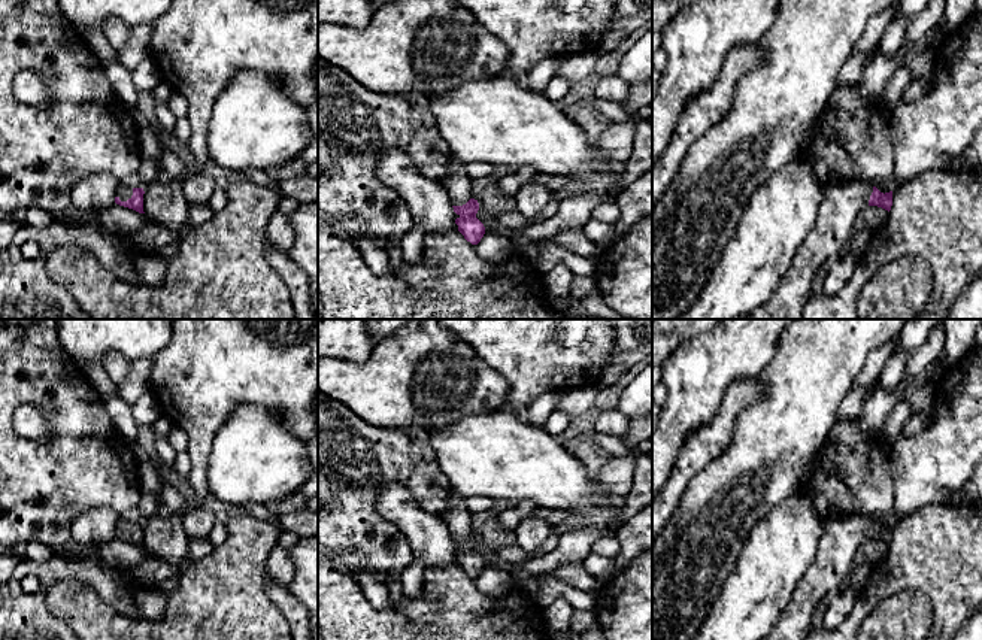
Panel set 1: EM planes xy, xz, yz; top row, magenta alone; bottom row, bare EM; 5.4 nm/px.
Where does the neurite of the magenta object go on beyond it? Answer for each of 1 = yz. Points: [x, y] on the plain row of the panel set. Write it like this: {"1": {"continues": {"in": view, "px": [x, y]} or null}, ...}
{"1": {"continues": {"in": "yz", "px": [843, 536]}}}

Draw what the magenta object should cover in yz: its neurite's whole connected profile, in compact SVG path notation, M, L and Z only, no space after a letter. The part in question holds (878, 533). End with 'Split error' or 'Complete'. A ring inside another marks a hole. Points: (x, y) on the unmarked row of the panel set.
M845 515L825 524L818 555L763 640L806 640L816 606L836 592L851 574L852 559L864 540L891 545L892 525L881 527L867 515Z. Split error

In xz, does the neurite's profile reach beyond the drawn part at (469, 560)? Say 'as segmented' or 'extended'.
extended

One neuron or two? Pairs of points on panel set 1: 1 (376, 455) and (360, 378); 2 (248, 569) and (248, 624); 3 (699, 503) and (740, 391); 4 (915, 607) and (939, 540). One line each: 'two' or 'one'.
1: two
2: one
3: two
4: two

